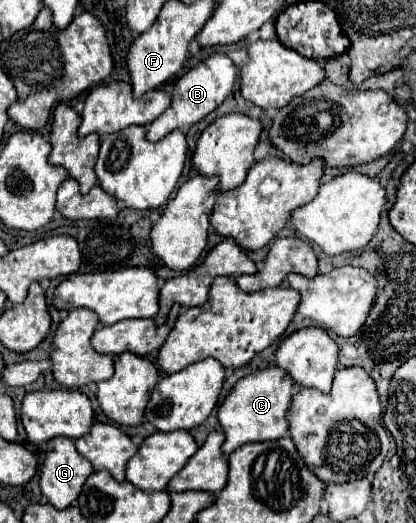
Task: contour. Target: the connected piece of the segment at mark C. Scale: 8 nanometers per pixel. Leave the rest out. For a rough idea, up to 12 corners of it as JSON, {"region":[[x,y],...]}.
{"region":[[283,369],[237,381],[219,407],[223,453],[289,433]]}

